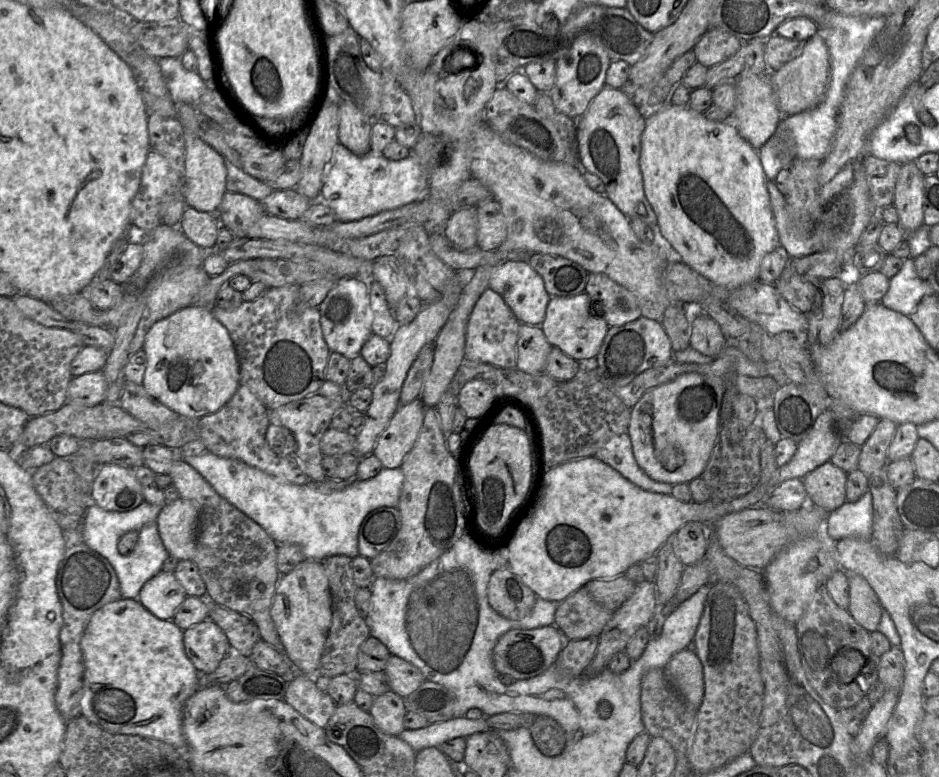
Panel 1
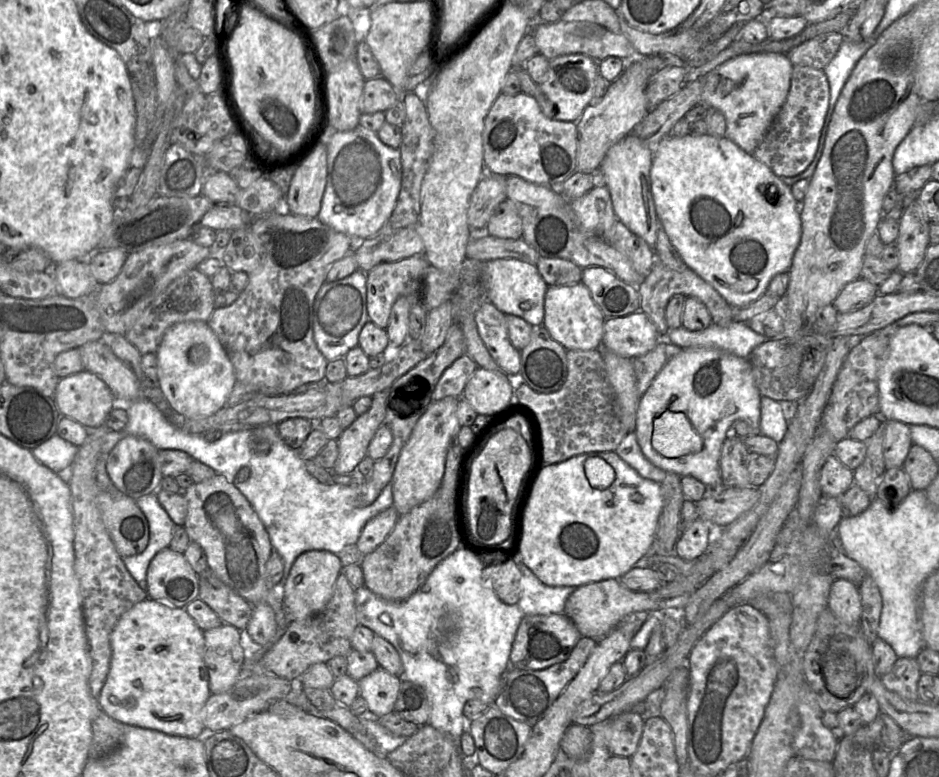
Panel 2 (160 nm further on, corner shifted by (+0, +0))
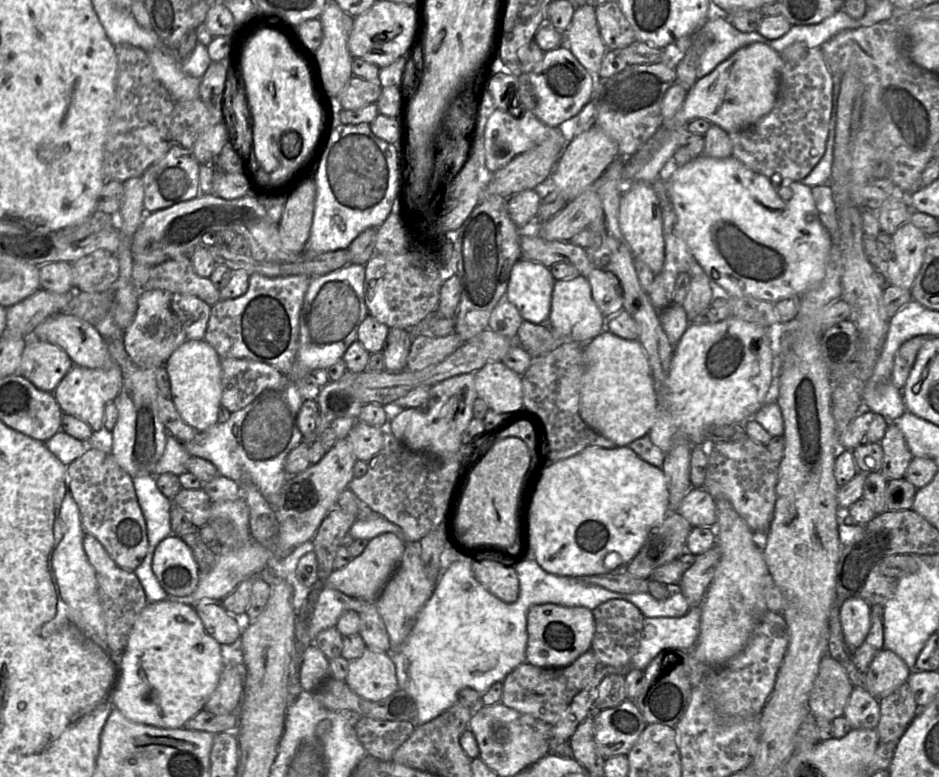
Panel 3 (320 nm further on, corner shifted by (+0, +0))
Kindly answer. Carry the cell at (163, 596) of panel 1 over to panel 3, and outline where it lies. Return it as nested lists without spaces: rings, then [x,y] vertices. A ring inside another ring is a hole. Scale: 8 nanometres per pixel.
[[[173,533],[157,545],[152,569],[169,598],[189,596],[199,582],[199,567],[191,549]]]

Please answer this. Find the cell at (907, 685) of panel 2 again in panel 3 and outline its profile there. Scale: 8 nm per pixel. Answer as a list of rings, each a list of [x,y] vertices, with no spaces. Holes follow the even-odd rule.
[[[905,682],[892,694],[878,700],[880,719],[876,730],[879,741],[898,743],[920,710],[908,682]]]

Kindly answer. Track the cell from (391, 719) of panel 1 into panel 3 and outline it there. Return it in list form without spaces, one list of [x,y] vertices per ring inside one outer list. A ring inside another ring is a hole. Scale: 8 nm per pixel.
[[[366,648],[361,657],[350,661],[346,683],[367,700],[386,699],[399,689],[392,654]]]

